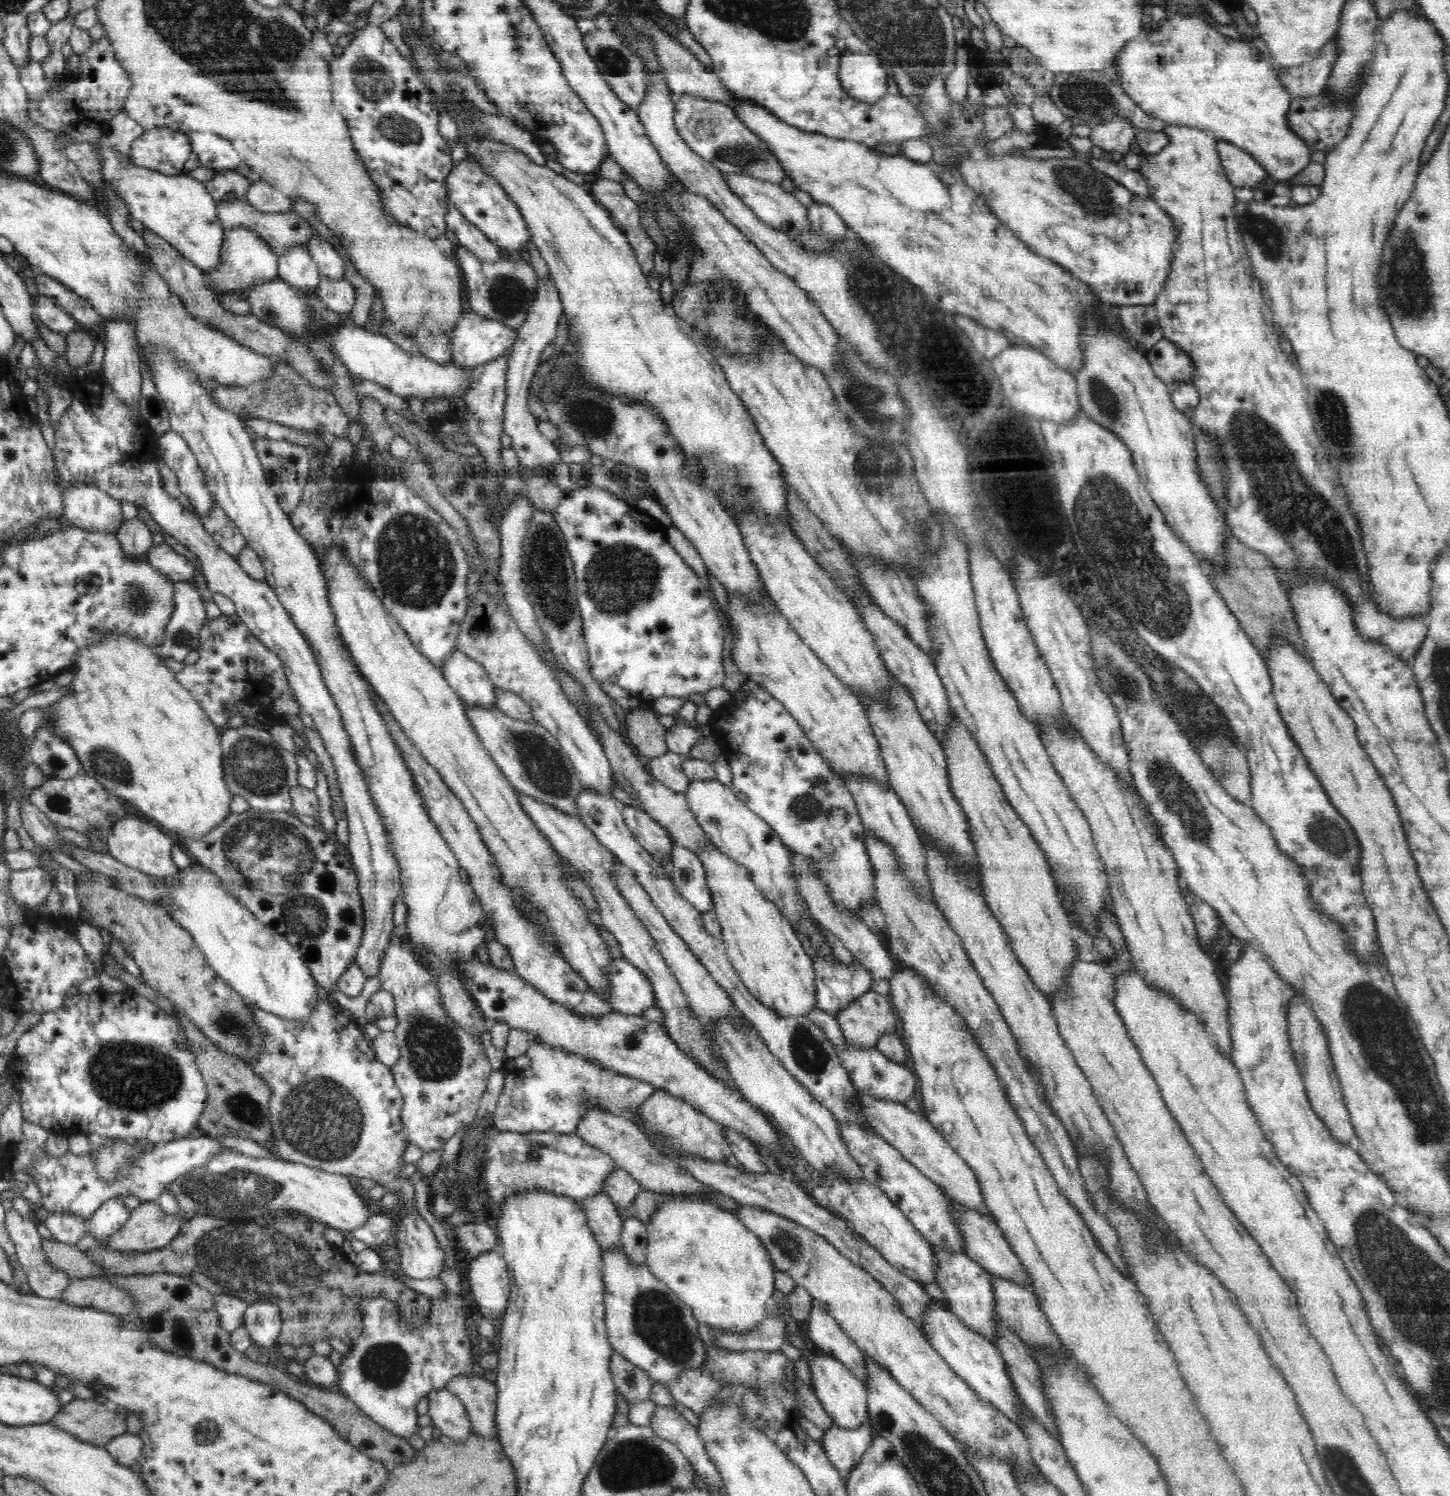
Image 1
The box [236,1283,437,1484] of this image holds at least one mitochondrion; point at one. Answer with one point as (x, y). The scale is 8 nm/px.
(385, 1364)

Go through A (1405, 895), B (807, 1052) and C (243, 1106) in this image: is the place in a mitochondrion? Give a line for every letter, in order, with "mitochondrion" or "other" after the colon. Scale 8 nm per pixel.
A: other
B: mitochondrion
C: mitochondrion

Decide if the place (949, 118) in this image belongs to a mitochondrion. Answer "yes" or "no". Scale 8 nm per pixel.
yes

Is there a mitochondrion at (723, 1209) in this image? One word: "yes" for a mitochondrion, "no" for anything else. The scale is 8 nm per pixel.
no

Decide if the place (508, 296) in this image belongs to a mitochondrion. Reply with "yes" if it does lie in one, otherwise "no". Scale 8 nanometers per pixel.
yes

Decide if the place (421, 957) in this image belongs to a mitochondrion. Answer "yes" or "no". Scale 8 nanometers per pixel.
no

